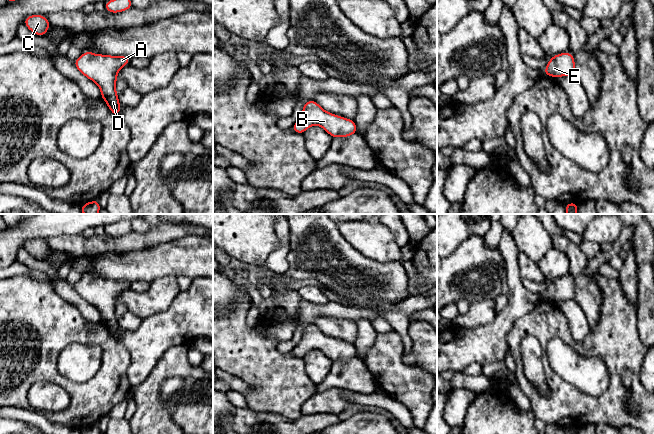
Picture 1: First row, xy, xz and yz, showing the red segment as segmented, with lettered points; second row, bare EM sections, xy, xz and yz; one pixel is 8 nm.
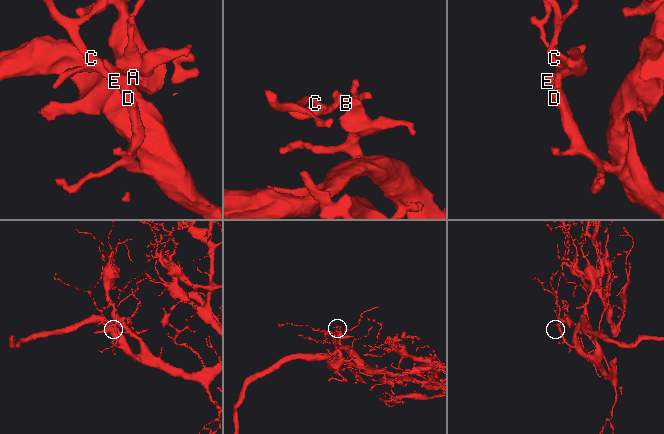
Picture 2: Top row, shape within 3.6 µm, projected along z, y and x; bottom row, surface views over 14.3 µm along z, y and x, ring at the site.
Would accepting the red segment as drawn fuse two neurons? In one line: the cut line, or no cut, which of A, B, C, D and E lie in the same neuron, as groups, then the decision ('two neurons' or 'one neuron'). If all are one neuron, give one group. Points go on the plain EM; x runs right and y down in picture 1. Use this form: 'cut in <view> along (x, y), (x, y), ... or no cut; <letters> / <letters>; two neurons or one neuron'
no cut; A B C D E; one neuron

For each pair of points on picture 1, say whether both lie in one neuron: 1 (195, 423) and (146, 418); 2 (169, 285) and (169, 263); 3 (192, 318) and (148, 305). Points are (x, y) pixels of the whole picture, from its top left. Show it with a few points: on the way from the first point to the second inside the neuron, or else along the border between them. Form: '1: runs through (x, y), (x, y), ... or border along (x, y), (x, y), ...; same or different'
1: border along (163, 400), (175, 423); different
2: border along (176, 276), (158, 277), (149, 283); different
3: border along (179, 291), (167, 308), (142, 318); different

